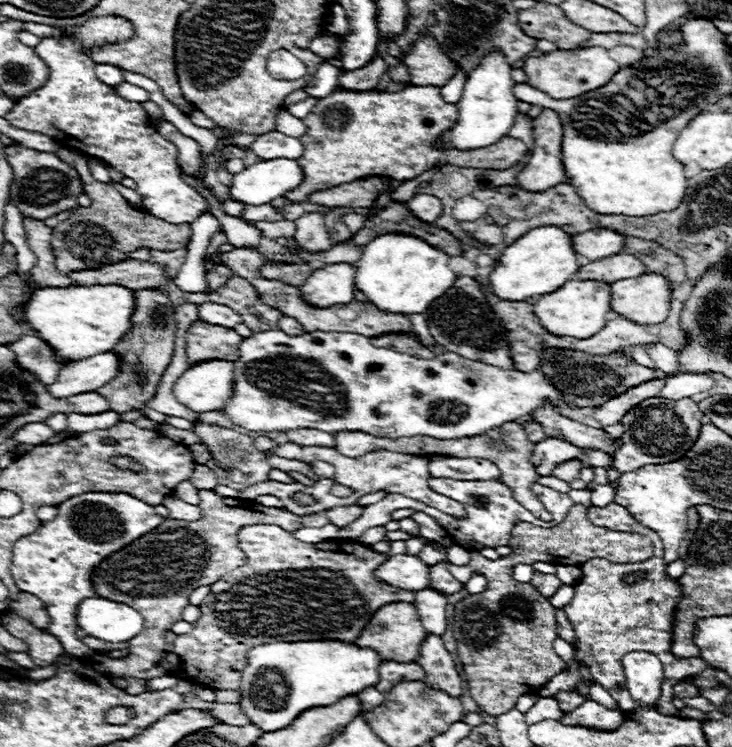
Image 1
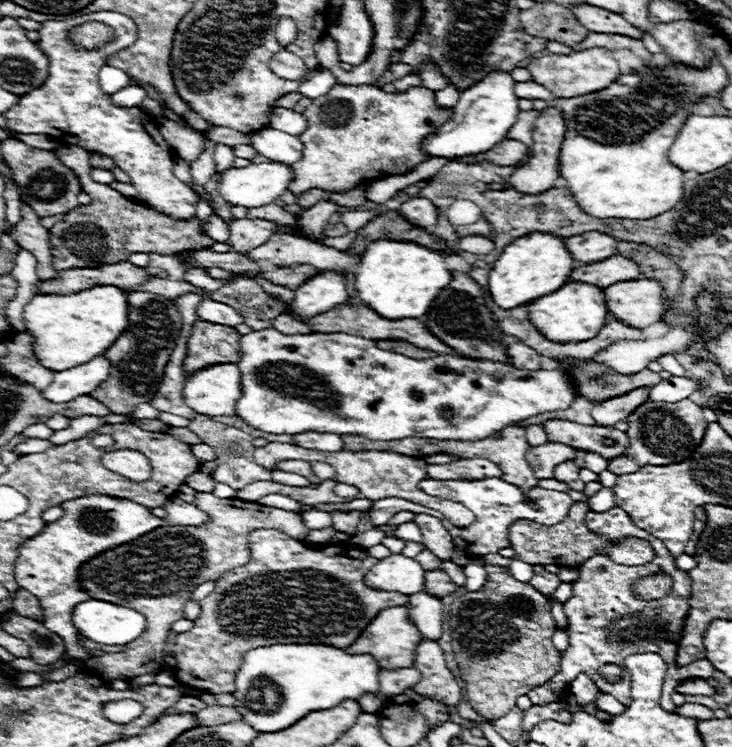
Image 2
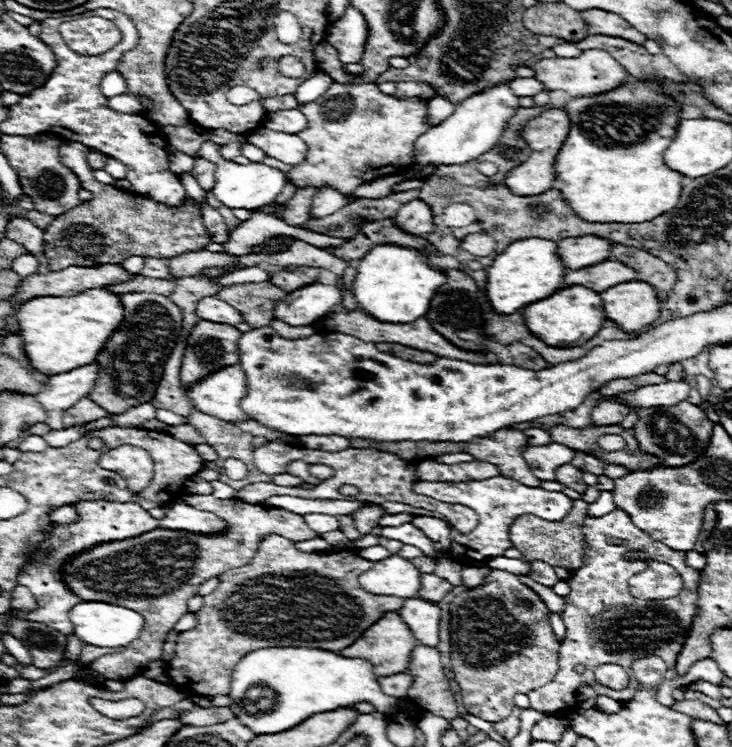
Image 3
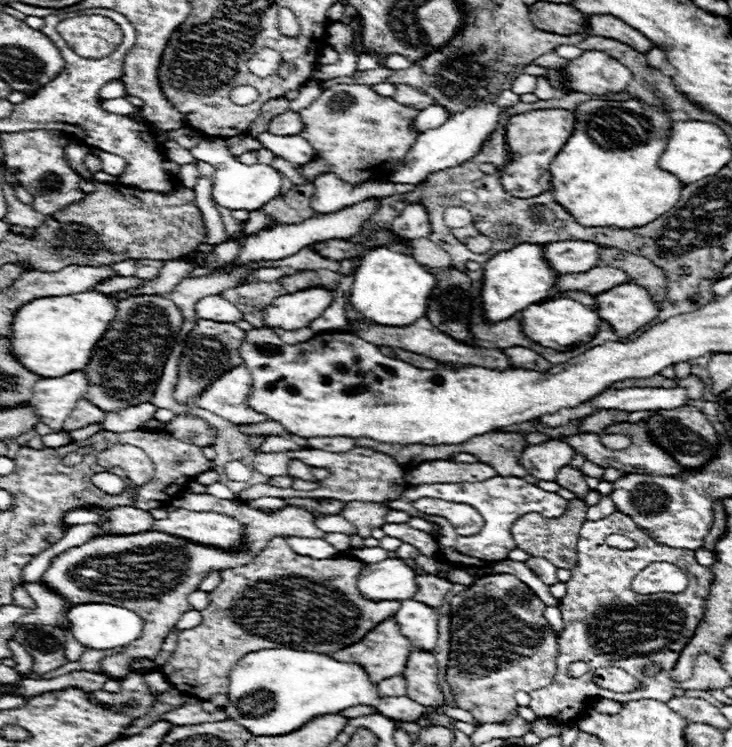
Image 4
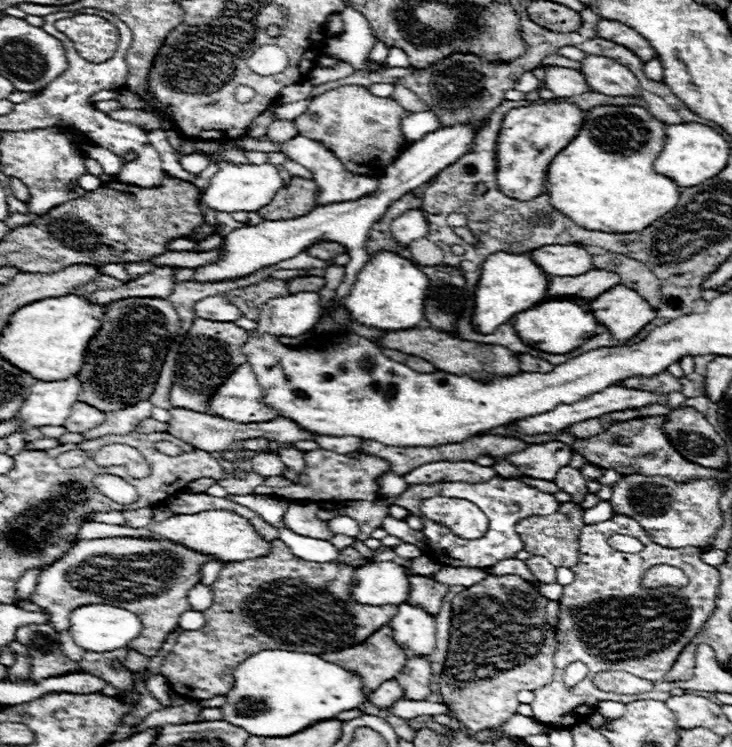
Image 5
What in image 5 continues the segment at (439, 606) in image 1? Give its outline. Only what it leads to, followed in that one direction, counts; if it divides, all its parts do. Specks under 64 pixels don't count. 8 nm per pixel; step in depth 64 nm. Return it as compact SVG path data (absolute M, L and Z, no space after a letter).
M400 604L398 614L390 620L394 640L400 642L408 656L430 656L436 648L434 616L418 606Z

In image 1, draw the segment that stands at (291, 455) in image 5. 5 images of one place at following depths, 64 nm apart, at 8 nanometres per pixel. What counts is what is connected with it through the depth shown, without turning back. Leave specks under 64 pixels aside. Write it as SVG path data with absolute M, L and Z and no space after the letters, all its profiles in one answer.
M270 456L270 458L268 458L268 464L270 464L272 468L282 470L282 472L300 472L300 474L308 474L308 478L314 476L310 464L304 464L304 462L300 462L300 460L288 460L288 458Z

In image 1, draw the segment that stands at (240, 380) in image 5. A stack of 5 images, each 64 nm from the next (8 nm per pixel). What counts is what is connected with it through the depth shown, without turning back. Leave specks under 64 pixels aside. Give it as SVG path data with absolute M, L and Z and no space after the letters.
M208 360L190 366L174 386L176 398L194 412L222 412L226 400L234 394L234 364L228 360Z

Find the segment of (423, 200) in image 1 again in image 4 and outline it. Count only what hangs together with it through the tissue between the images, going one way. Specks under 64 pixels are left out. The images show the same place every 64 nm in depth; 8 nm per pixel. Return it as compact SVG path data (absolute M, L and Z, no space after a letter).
M410 204L406 206L394 220L390 230L400 236L402 240L416 240L416 238L426 238L430 230L430 220L428 212L422 204Z

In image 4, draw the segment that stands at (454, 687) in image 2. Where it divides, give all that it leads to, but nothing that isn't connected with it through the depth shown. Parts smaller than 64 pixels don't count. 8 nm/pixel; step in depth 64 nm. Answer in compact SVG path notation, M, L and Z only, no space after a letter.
M412 652L402 676L408 684L406 696L410 700L426 706L444 706L444 698L438 688L438 668L432 652Z

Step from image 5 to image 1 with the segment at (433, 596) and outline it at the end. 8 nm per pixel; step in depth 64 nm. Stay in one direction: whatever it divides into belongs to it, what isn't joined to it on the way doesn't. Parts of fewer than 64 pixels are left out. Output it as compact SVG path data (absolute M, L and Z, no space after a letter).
M440 562L436 566L430 568L430 588L436 588L438 592L444 592L446 596L458 592L464 588L464 584L460 584L448 570L446 570L446 562Z

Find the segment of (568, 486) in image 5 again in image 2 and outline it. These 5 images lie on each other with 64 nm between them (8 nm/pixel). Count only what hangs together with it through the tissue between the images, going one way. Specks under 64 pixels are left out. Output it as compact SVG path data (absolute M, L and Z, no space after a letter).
M570 460L570 462L564 462L564 464L556 466L556 470L554 470L554 478L560 480L560 482L566 482L572 490L582 492L582 490L584 490L584 482L580 480L578 472L580 472L580 468Z

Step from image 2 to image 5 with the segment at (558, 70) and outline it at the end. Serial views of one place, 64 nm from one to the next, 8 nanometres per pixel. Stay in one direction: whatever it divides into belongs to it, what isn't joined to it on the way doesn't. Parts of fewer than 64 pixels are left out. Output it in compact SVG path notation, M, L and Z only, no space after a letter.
M586 56L582 62L582 72L594 92L606 96L634 96L640 88L636 76L622 64L604 56Z

